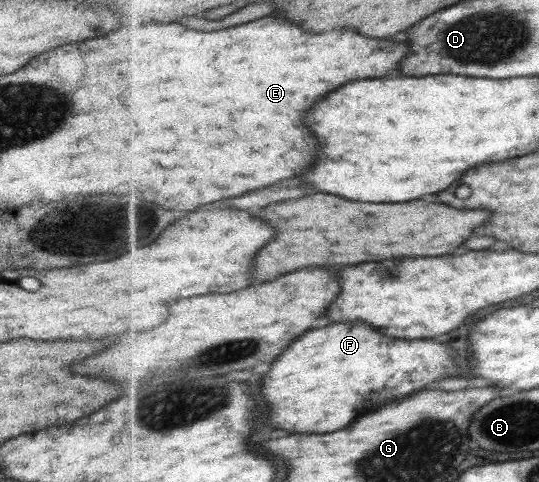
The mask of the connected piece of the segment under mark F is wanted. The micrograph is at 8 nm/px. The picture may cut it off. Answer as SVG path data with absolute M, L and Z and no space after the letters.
M341 322L307 332L293 346L289 346L267 374L263 396L271 406L269 424L289 432L327 434L347 428L361 416L361 412L373 410L375 406L383 406L393 400L403 400L413 392L429 388L433 382L439 384L455 376L461 376L461 366L457 362L457 352L447 344L433 340L389 338L365 322Z

